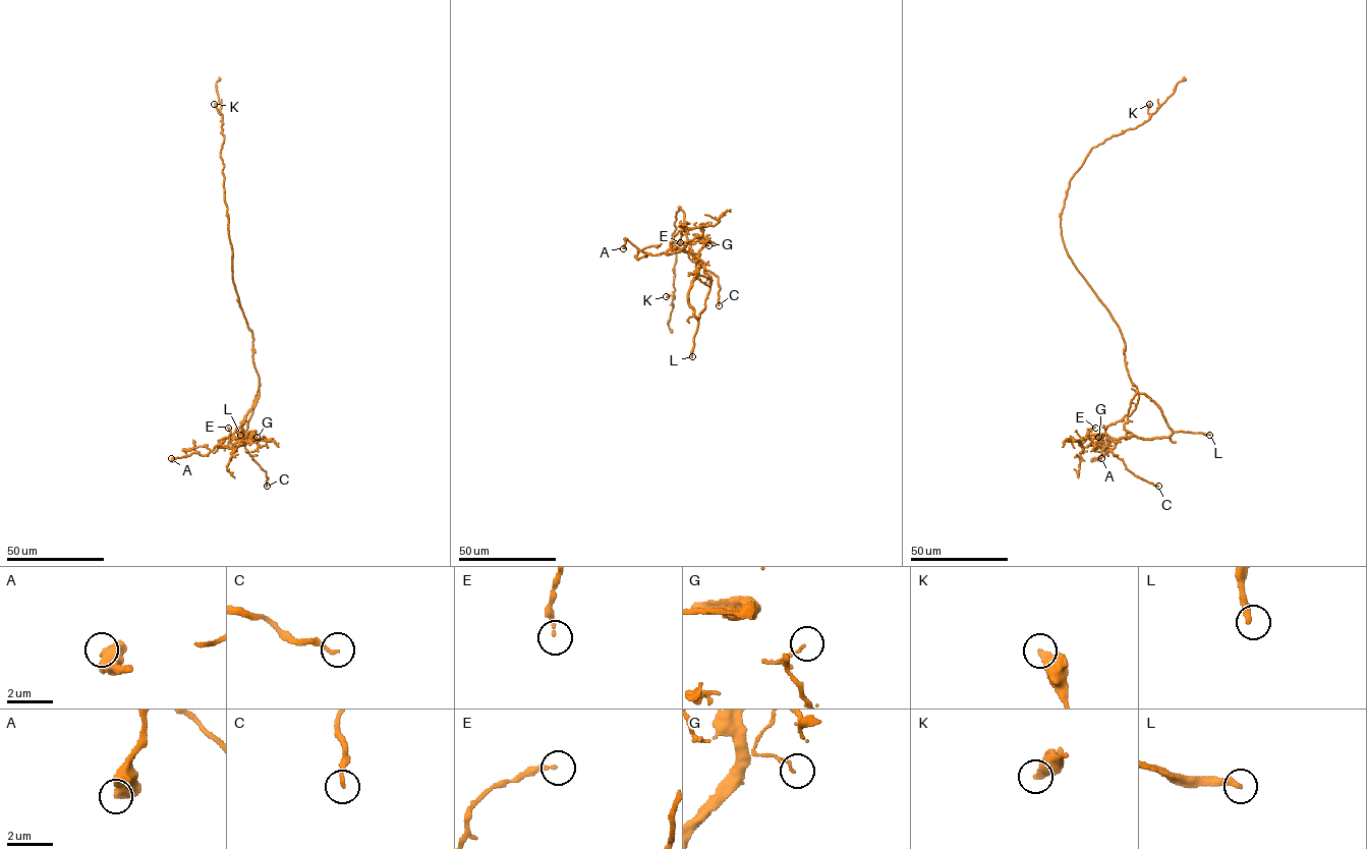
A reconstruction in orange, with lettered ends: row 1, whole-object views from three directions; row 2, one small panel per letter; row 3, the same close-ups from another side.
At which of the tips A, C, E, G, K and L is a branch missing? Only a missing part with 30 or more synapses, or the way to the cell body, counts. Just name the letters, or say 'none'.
L

